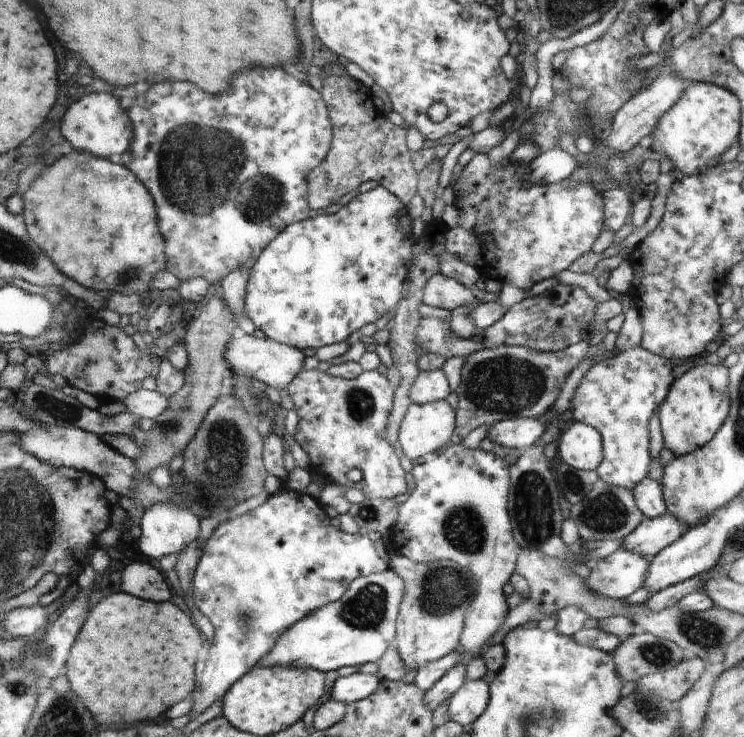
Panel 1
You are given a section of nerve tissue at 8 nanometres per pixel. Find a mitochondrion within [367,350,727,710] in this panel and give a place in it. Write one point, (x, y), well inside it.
(506, 384)

